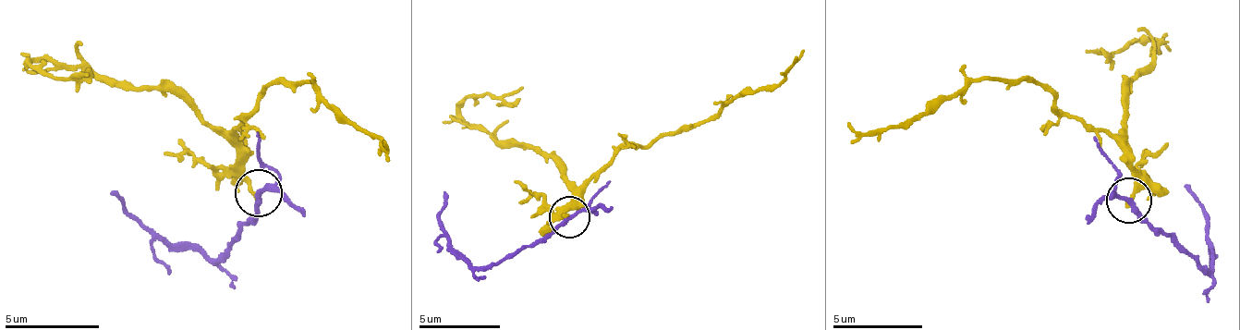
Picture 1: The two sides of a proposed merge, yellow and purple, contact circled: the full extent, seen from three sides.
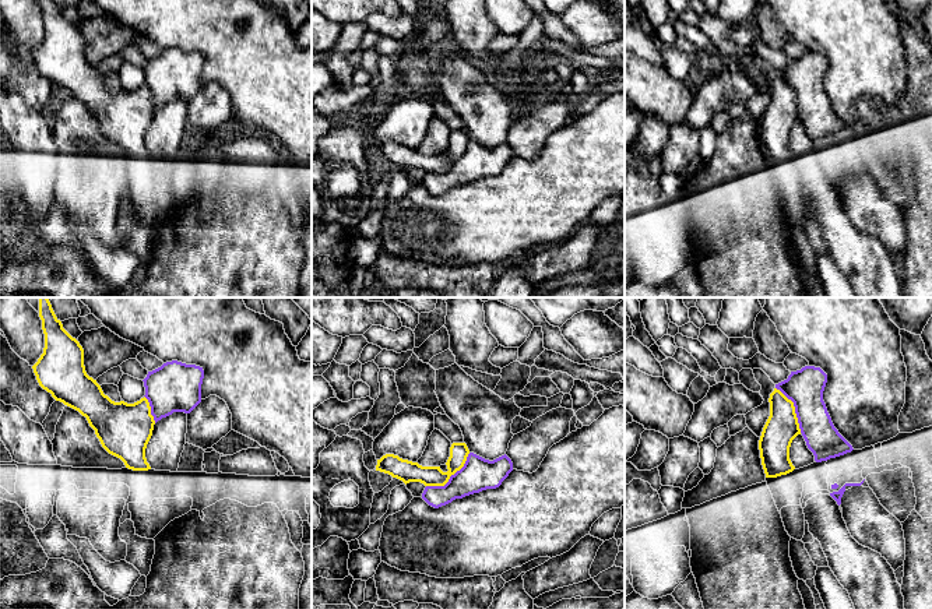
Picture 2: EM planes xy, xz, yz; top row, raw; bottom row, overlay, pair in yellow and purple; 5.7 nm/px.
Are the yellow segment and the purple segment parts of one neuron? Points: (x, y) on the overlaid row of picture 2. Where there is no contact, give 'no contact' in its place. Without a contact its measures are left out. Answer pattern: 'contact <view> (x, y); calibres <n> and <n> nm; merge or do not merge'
contact xz (450, 475); calibres 130 and 190 nm; do not merge

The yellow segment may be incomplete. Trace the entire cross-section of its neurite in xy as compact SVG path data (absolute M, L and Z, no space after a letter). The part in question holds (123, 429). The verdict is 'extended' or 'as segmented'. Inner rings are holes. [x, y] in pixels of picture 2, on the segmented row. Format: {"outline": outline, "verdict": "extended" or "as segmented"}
{"outline": "M39 298L39 317L45 348L32 366L39 386L85 416L102 447L120 458L126 468L151 469L145 448L155 420L148 399L144 397L134 404L112 401L87 374L82 346L63 328L48 298Z", "verdict": "as segmented"}

